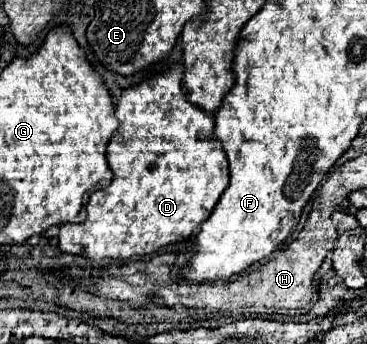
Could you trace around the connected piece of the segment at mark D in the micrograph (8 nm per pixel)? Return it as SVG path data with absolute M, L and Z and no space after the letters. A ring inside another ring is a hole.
M177 63L173 65L171 69L167 69L163 75L153 75L151 79L147 81L141 81L139 85L135 87L129 87L121 93L119 101L117 101L117 109L115 109L115 115L117 119L121 121L119 129L115 131L115 135L111 137L109 145L107 145L107 163L109 167L113 169L113 181L109 187L101 189L101 191L95 191L91 197L89 197L89 203L87 203L87 217L83 223L77 223L77 225L61 225L59 227L59 249L65 251L65 253L71 253L71 255L83 255L83 257L89 257L89 259L129 259L129 257L135 257L135 255L151 255L155 251L159 251L161 247L165 245L171 245L171 243L181 243L185 239L189 239L191 235L197 233L197 229L201 227L201 223L205 219L209 219L213 207L217 205L219 197L223 195L223 191L227 189L229 185L229 169L227 169L227 157L225 157L225 151L219 143L219 139L213 137L213 125L215 125L215 119L201 111L199 107L191 105L187 101L187 97L183 95L181 91L181 79L183 79L183 65Z

